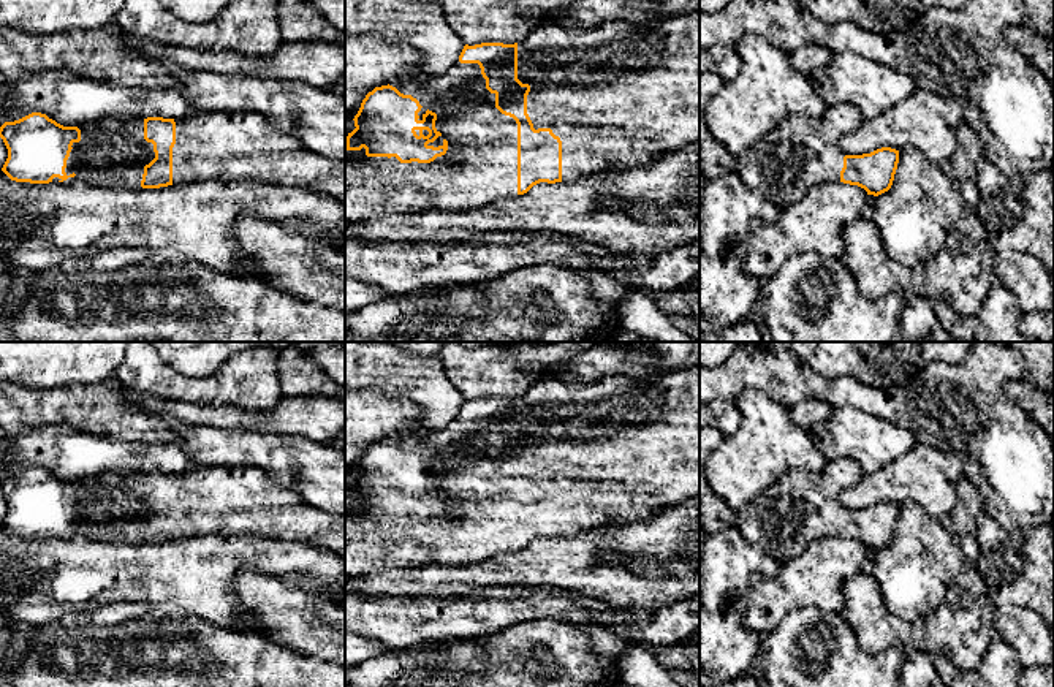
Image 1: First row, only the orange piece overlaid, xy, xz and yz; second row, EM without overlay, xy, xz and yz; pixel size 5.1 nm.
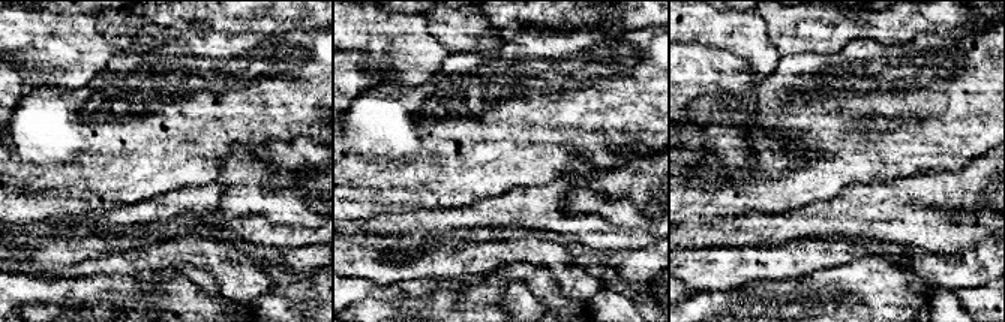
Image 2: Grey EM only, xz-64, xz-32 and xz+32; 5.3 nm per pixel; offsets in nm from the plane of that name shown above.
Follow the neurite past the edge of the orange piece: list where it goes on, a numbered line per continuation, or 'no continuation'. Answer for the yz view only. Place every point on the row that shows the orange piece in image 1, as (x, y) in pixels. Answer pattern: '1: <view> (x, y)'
1: yz (801, 152)

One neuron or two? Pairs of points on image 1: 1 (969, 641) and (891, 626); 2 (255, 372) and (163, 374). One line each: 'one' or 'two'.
1: one
2: one

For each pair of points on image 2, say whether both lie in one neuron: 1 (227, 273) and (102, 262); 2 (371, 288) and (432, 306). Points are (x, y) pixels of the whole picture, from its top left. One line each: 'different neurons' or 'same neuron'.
1: same neuron
2: different neurons

